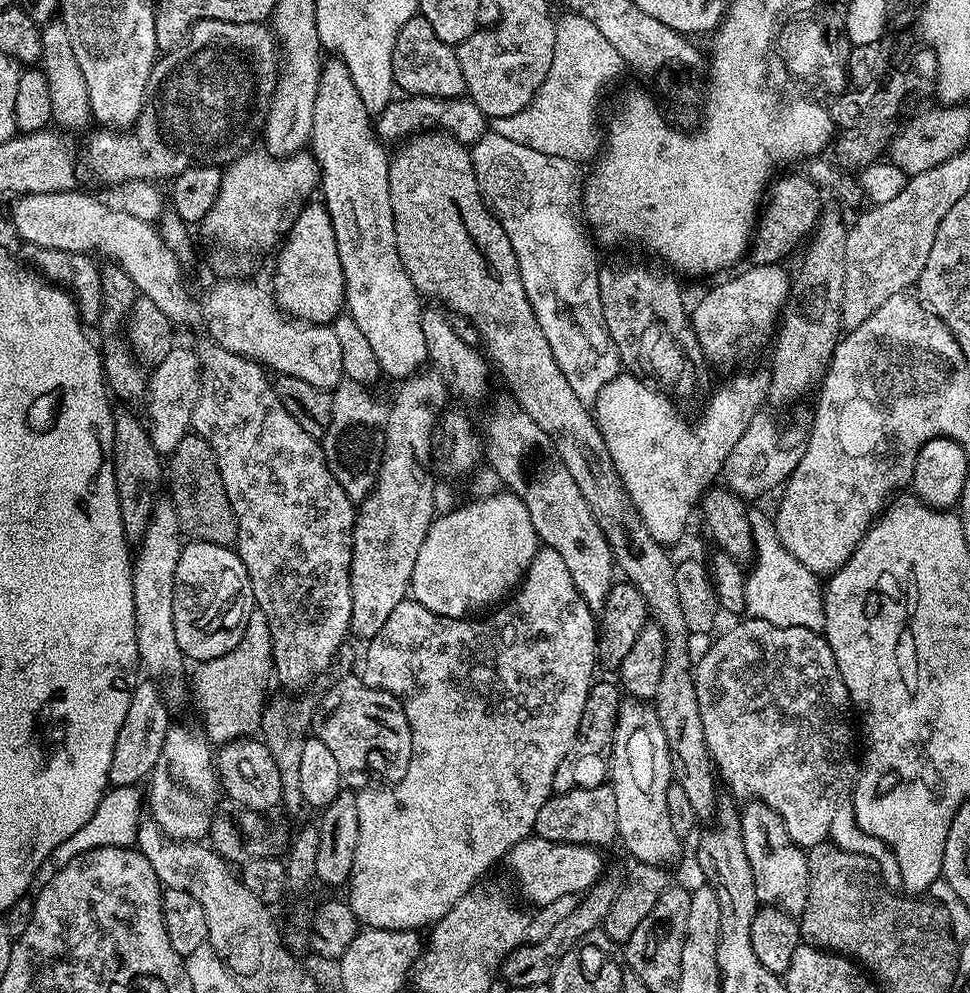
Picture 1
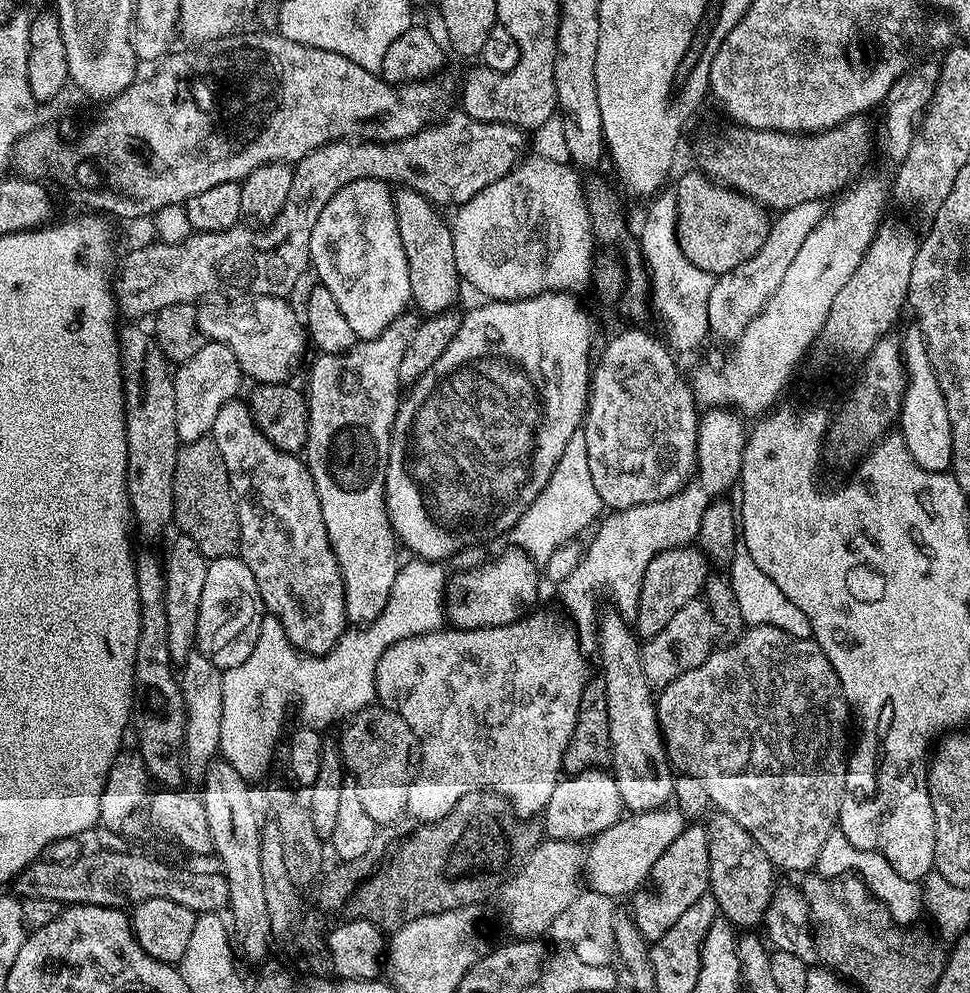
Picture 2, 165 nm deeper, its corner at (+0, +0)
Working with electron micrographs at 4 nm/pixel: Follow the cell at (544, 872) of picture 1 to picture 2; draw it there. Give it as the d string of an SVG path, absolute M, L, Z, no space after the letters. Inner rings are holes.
M665 806L655 808L650 812L633 812L625 815L617 824L610 826L610 830L598 834L591 841L590 847L587 849L587 887L598 894L606 894L613 898L631 897L633 892L637 892L644 886L644 882L648 879L650 870L654 870L654 864L658 862L658 858L662 858L662 854L666 854L670 844L682 834L685 827L686 817L676 806Z

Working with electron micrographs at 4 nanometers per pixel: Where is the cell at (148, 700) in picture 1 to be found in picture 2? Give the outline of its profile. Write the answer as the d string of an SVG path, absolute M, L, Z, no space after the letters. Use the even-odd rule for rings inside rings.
M176 534L168 553L163 553L164 577L166 578L166 627L167 645L170 646L172 663L180 666L192 655L196 648L198 630L198 606L202 606L202 582L206 582L206 570L210 563L207 556L198 550L194 538Z

